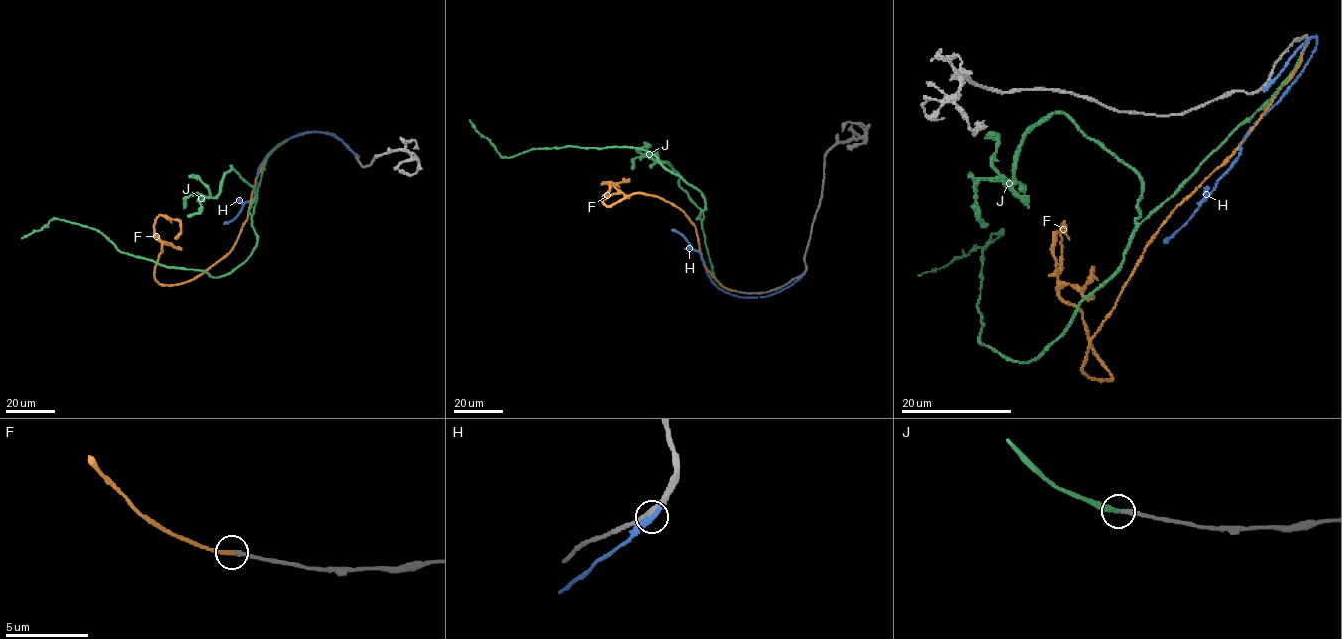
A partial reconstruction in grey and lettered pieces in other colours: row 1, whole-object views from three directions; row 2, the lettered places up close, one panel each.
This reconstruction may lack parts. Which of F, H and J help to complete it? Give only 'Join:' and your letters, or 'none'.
Join: J

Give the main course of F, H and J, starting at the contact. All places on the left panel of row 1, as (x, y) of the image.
F: (286, 140), (256, 177), (232, 249), (193, 279), (160, 284), (154, 276), (160, 214), (179, 222), (176, 238)
H: (354, 154), (341, 140), (323, 132), (305, 132), (286, 139), (260, 165), (251, 199), (223, 224)
J: (285, 140), (258, 188), (257, 244), (228, 274), (121, 252), (64, 220), (22, 238)

